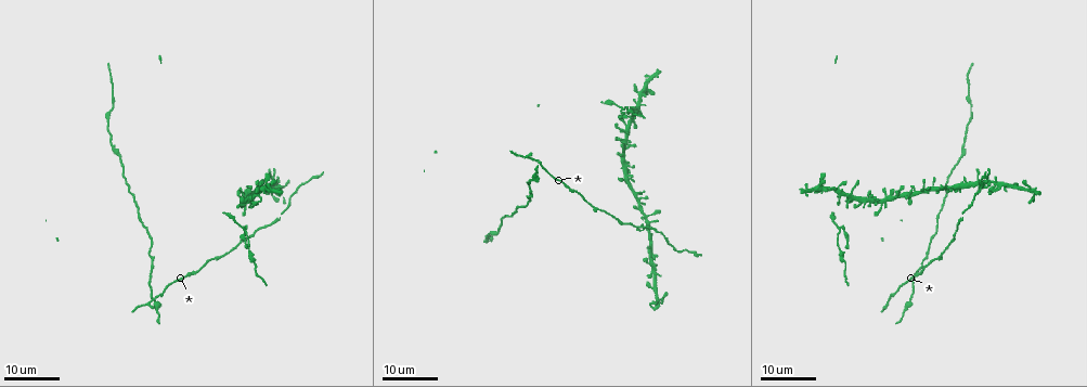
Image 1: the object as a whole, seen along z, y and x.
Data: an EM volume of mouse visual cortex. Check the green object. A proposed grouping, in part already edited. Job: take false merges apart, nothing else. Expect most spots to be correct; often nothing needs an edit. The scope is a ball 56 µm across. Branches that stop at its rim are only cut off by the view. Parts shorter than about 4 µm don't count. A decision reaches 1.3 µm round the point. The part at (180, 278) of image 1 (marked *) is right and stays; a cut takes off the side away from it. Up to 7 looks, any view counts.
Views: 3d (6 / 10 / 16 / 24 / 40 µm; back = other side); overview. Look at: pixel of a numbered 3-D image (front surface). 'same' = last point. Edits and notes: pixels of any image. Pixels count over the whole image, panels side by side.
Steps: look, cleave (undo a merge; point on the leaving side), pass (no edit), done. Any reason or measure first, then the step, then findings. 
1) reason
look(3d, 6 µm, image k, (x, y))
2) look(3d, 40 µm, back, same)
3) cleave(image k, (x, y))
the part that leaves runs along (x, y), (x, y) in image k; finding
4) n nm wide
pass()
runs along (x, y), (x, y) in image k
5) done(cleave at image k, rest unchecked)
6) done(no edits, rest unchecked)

calibre changes
look(3d, 16 µm, image 1, (528, 197))

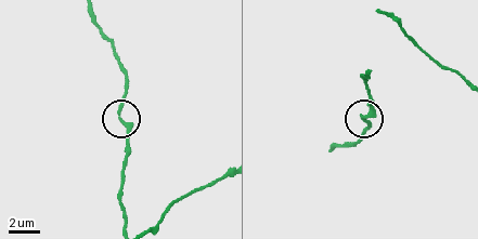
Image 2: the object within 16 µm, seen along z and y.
look(3d, 10 µm, image 2, (118, 111))

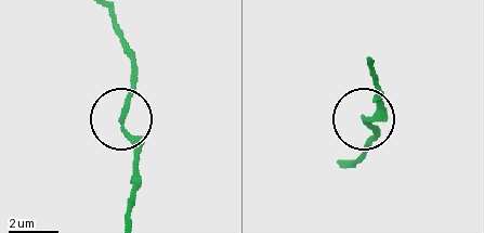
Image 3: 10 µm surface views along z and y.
look(3d, 10 µm, back, image 3, (121, 120))

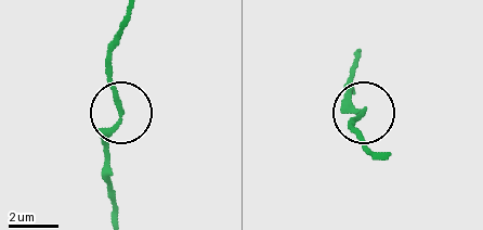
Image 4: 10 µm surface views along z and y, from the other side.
pass()
one neuron here

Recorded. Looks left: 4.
look(3d, 16 µm, image 1, (986, 184))

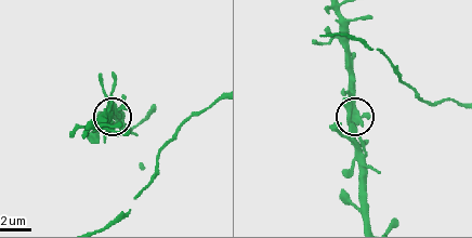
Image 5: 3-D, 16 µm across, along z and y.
look(3d, 10 µm, image 5, (347, 117))

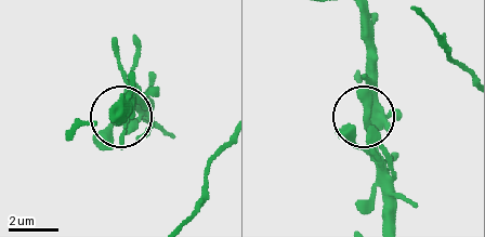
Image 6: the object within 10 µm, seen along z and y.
pass()
one neuron here

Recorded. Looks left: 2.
three arms meet
look(3d, 24 µm, image 1, (850, 200))

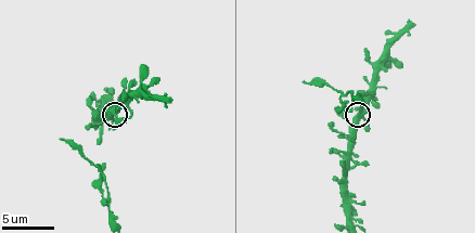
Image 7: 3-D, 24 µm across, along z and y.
look(3d, 10 µm, image 7, (360, 113))

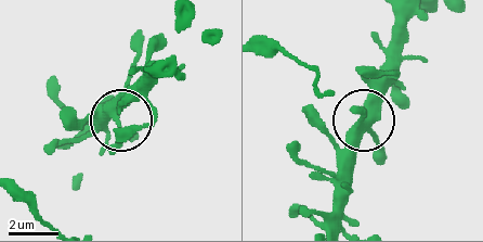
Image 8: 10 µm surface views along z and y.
320 nm wide
pass()
runs along (333, 224), (333, 180), (340, 149), (392, 83) in image 8; continuous, no second neuron

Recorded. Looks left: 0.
done(no edits, rest unchecked)

